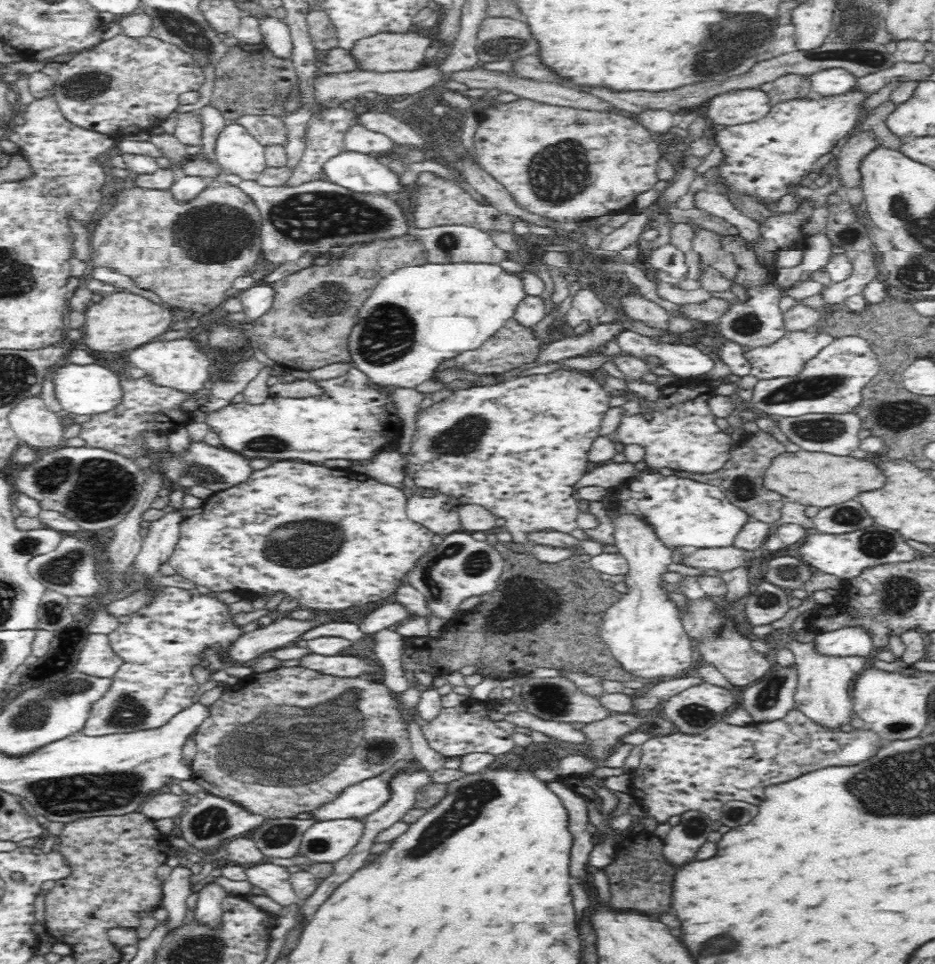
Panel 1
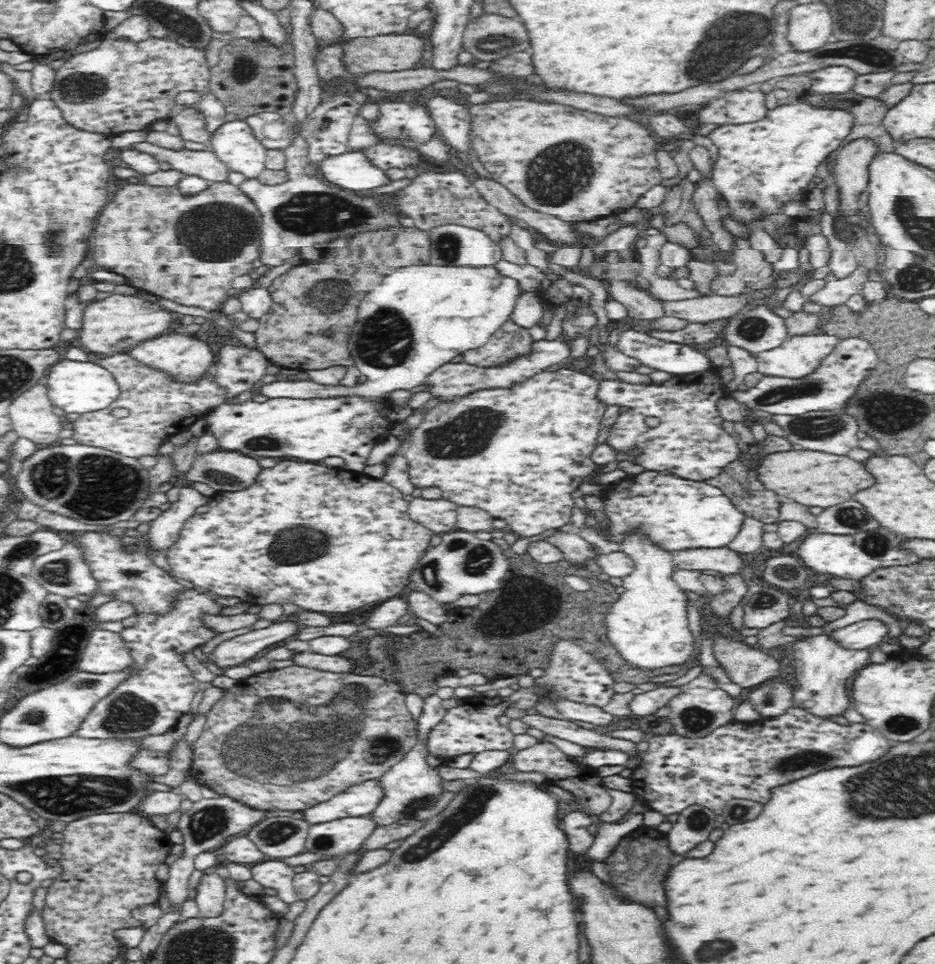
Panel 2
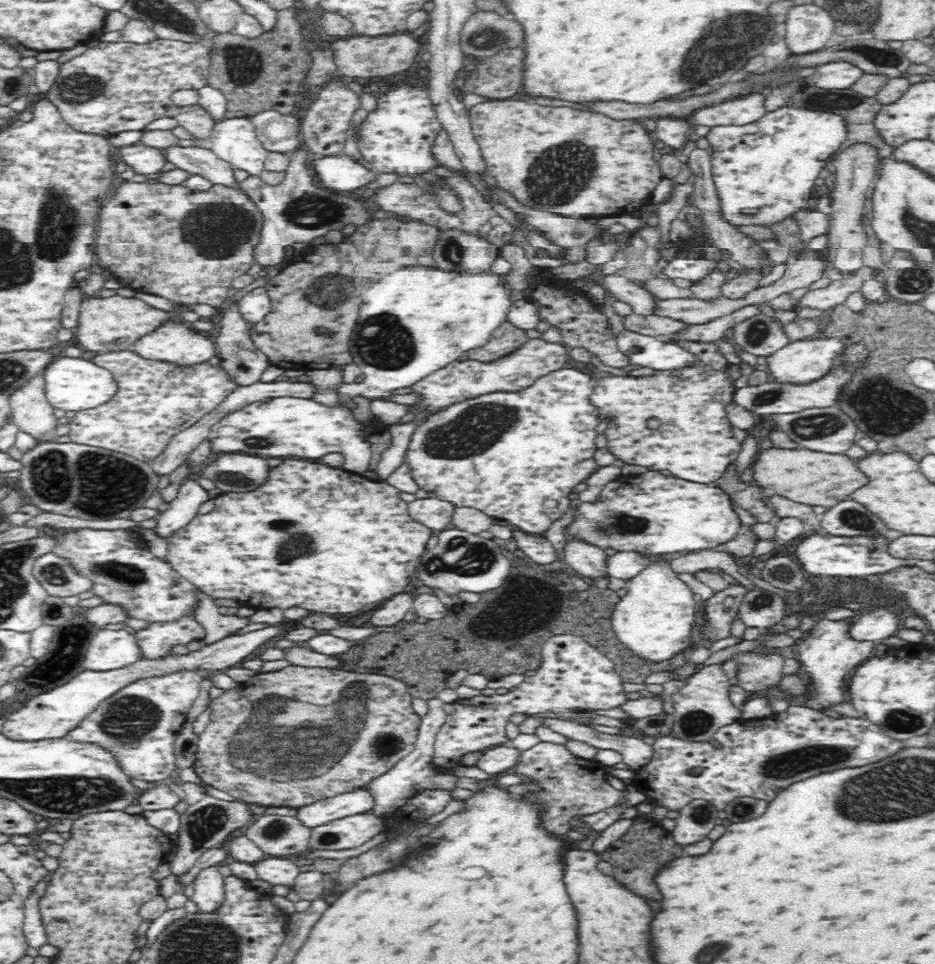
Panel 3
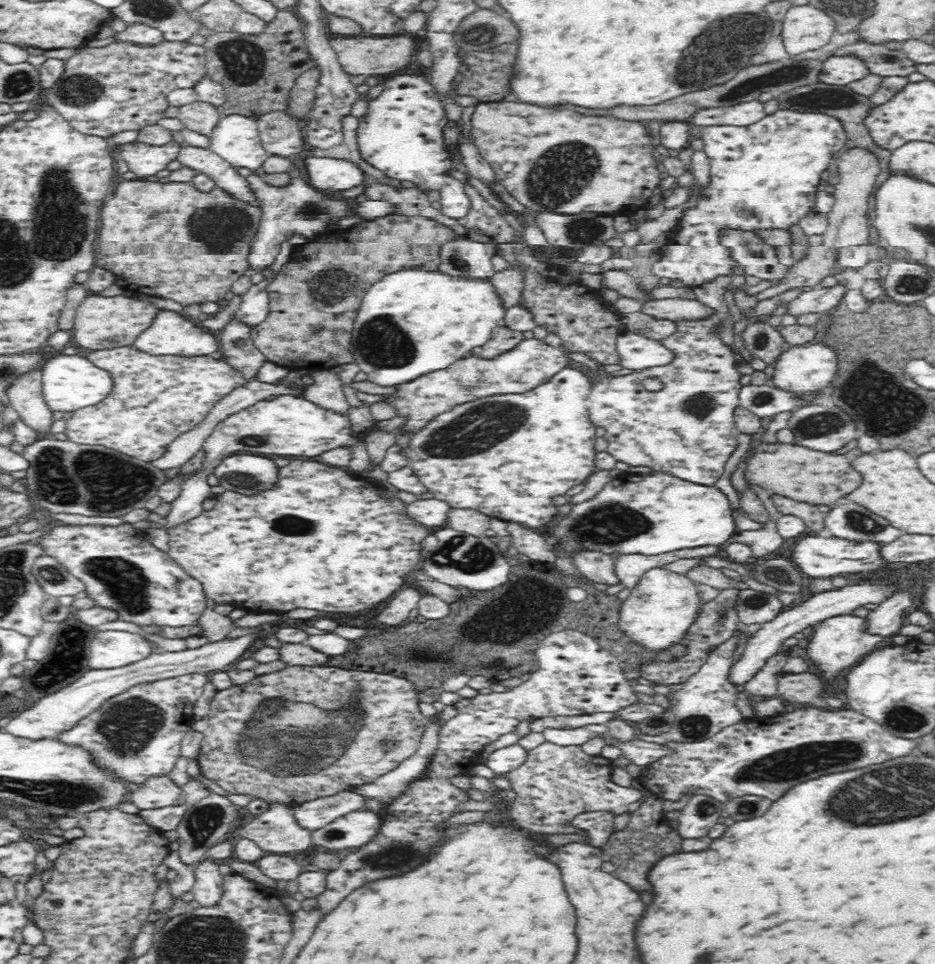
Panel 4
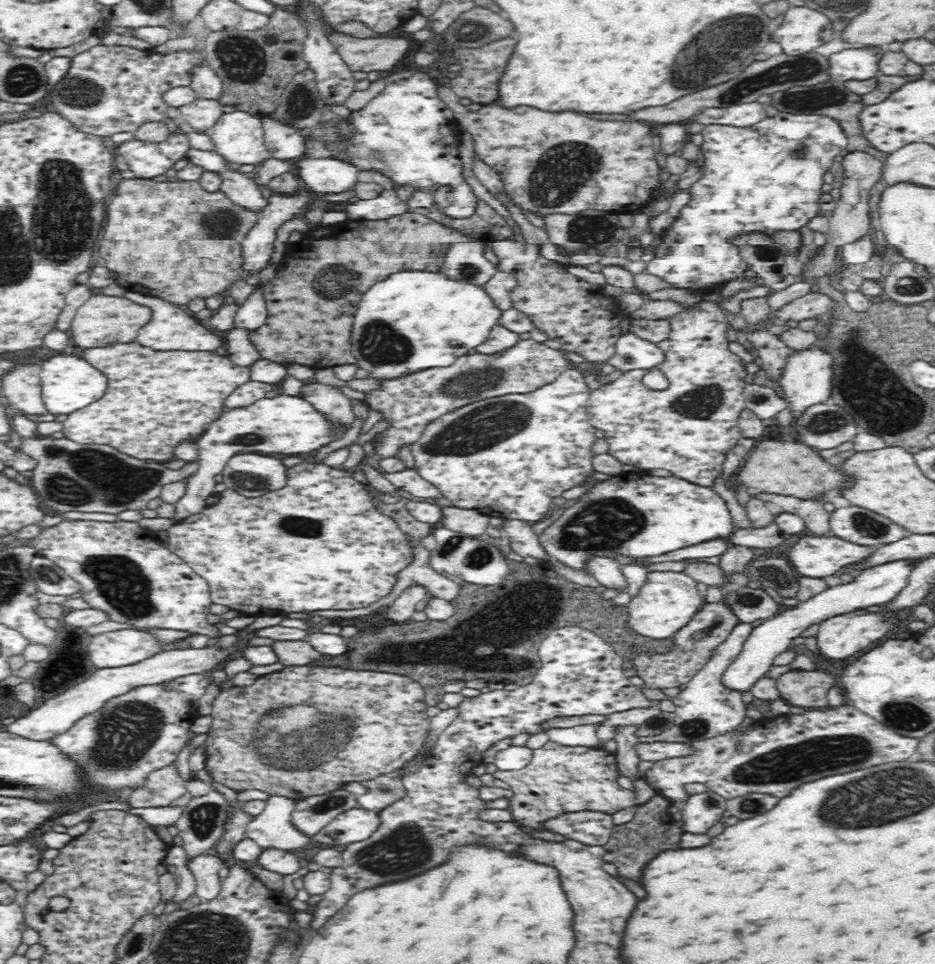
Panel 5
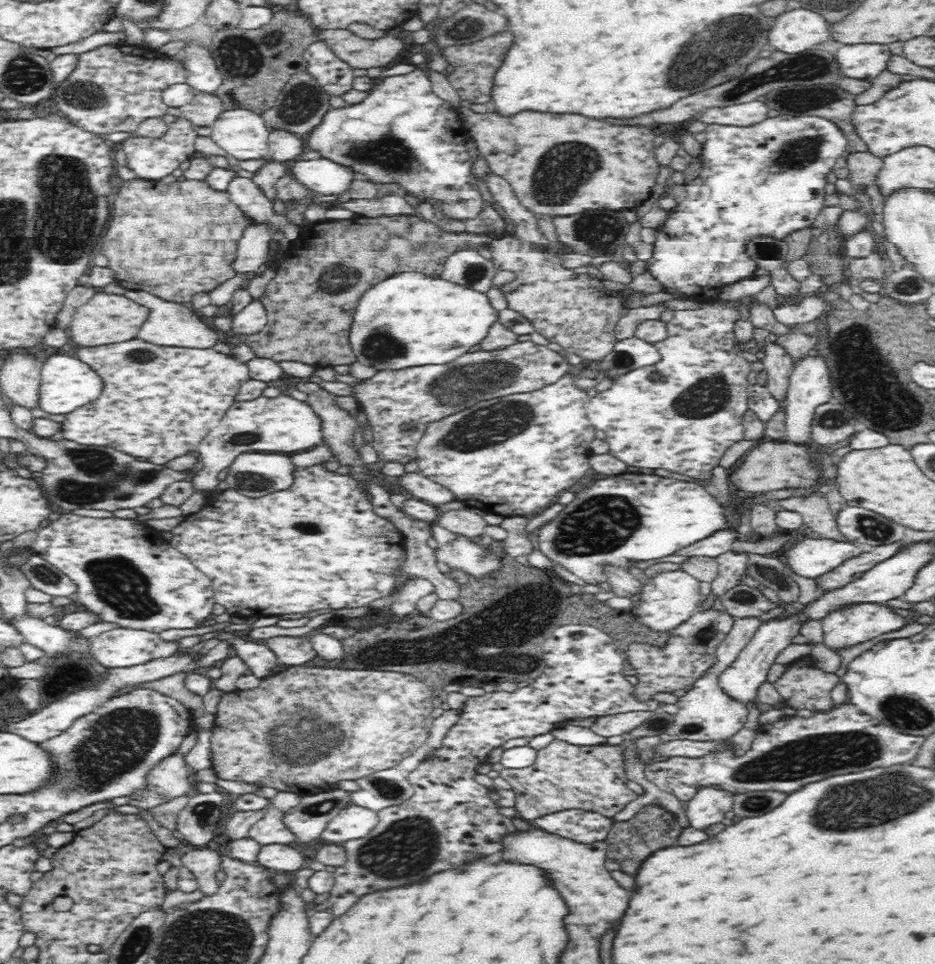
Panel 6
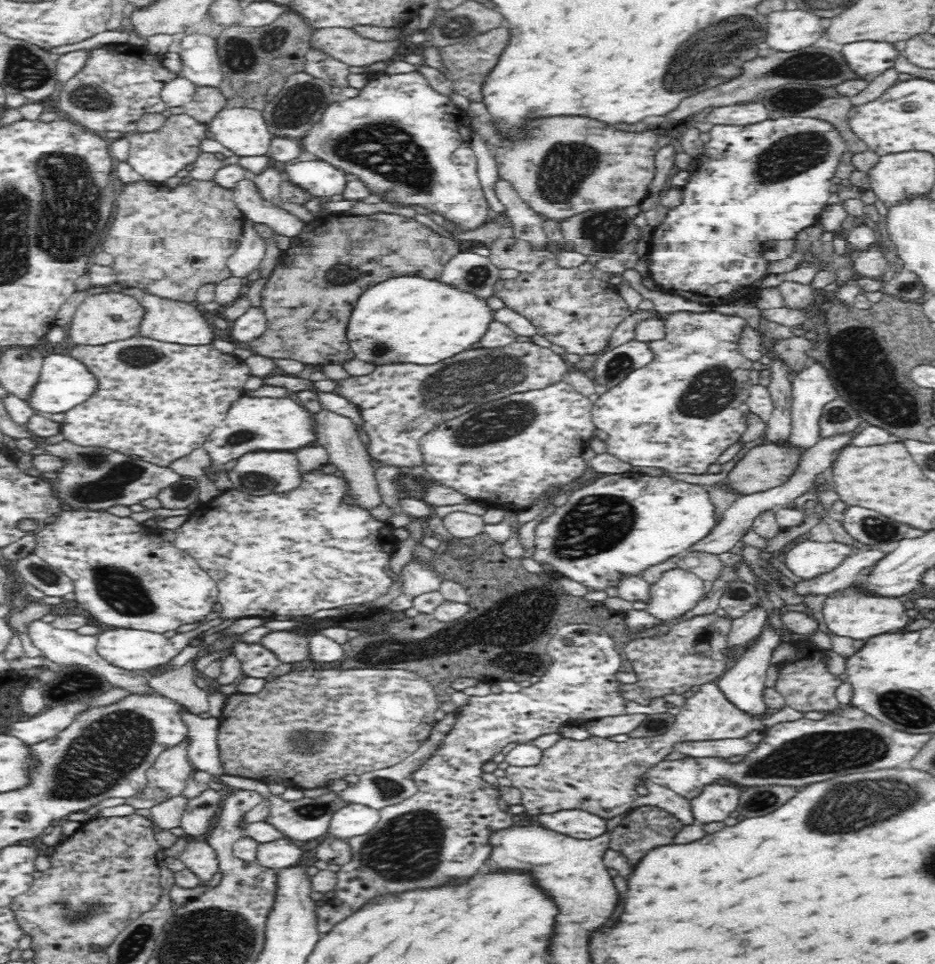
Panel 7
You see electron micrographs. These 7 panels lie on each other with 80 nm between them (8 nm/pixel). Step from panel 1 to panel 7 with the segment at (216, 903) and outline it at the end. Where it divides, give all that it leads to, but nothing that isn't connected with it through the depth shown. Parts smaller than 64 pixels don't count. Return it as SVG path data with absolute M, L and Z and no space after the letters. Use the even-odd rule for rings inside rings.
M188 840L180 859L186 869L196 874L198 881L204 885L212 882L214 874L219 872L217 853L205 840Z

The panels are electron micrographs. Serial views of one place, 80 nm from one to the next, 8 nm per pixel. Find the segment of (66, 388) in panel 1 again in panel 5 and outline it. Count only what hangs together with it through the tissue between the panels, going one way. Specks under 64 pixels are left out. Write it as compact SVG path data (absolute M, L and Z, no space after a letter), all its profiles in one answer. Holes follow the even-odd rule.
M54 356L41 365L42 399L48 412L70 414L99 402L106 394L109 379L105 372L91 366L84 358L76 356Z

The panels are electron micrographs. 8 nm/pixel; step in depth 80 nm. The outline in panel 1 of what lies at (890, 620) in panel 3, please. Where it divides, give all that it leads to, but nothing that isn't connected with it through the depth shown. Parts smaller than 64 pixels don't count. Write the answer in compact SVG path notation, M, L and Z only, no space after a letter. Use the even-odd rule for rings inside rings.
M842 628L842 630L816 634L811 644L820 657L866 658L871 650L870 637L861 628Z

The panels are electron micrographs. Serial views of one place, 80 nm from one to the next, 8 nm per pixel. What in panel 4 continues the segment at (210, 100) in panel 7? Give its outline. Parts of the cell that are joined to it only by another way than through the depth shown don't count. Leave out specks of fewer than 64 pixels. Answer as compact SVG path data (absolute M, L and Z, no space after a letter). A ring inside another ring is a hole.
M200 101L179 107L177 118L188 130L208 137L221 119L218 108Z

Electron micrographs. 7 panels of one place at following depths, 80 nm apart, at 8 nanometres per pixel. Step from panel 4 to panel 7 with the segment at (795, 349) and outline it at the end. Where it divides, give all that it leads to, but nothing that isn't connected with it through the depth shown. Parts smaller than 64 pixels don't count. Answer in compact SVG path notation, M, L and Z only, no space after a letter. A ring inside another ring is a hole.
M811 360L809 365L797 372L791 379L790 438L788 444L802 450L815 446L820 439L819 418L826 404L838 399L838 392L830 381L829 372L820 362Z

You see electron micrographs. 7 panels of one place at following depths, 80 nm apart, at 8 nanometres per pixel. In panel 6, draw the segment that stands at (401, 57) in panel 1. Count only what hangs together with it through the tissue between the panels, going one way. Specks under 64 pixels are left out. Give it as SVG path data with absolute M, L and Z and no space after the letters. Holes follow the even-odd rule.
M345 29L317 30L318 39L324 39L334 54L352 68L387 68L406 48L402 40L392 35L377 39L360 38Z

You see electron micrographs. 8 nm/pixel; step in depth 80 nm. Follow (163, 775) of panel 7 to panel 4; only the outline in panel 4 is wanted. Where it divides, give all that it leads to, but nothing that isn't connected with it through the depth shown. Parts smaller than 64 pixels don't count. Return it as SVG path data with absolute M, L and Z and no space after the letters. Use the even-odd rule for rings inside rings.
M167 776L148 778L140 787L129 793L128 800L141 810L174 806L184 797L180 786Z

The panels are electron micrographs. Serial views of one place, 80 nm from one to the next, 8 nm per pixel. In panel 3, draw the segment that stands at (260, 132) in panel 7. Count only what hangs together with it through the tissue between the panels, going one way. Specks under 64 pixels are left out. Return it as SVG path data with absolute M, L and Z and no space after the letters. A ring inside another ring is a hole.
M232 117L215 123L206 145L220 160L228 162L233 172L244 170L249 176L258 177L265 171L267 150L247 117Z

